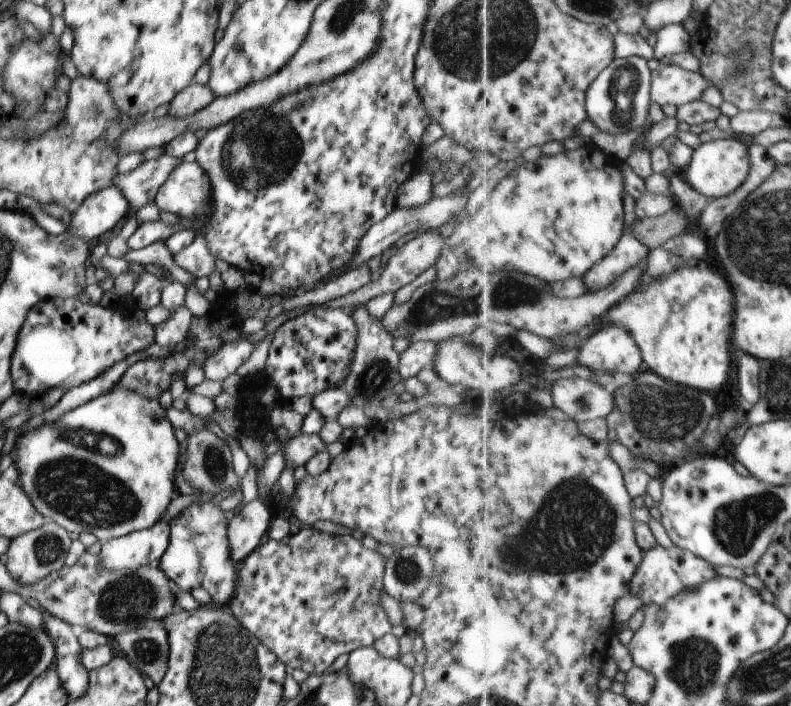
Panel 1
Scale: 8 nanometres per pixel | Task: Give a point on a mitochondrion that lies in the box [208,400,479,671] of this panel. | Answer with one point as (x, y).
(408, 571)

